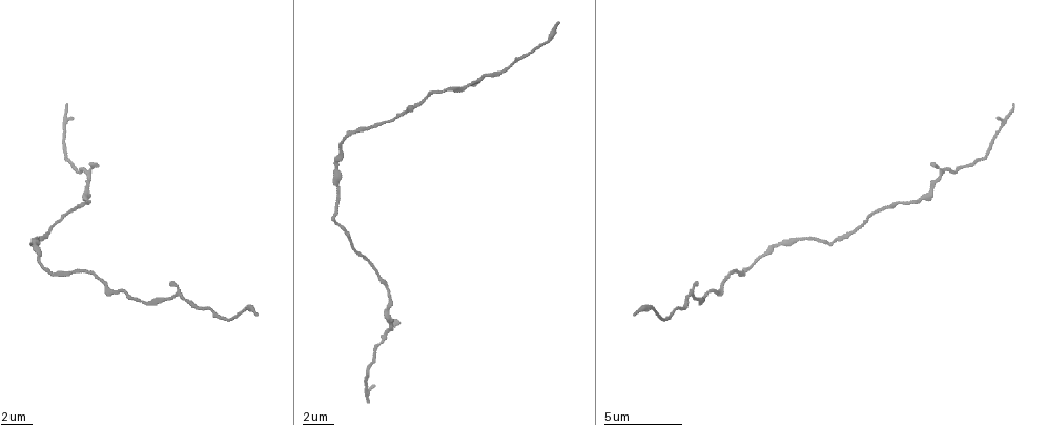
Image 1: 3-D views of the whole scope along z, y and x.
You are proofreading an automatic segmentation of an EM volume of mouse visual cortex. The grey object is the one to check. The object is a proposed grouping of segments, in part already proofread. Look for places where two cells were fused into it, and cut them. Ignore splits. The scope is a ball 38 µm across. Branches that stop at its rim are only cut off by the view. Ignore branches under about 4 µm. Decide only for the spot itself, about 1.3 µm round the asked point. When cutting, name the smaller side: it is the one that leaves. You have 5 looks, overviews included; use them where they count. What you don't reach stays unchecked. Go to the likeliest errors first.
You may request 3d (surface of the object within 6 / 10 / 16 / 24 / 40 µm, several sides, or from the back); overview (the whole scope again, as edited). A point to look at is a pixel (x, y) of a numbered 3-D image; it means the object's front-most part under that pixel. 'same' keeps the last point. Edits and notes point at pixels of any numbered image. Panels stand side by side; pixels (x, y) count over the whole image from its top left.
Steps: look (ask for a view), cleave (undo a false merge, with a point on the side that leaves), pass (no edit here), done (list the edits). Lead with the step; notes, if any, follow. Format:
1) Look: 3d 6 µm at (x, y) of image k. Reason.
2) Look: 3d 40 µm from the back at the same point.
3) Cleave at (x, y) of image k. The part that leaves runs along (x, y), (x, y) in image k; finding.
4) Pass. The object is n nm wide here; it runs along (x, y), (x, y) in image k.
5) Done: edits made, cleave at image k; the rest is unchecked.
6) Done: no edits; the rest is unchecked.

Look: 3d 16 µm at (939, 175) of image 1. Three-way junction.

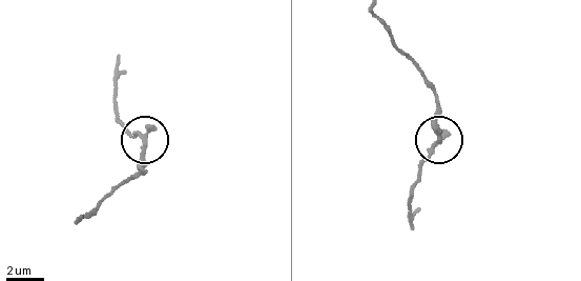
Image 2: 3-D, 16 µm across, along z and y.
Pass. It runs along (82, 218), (143, 171), (143, 143), (121, 125) in image 2; all the same cell.

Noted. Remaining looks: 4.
Look: 3d 10 µm at (171, 298) of image 1. Three-way junction.

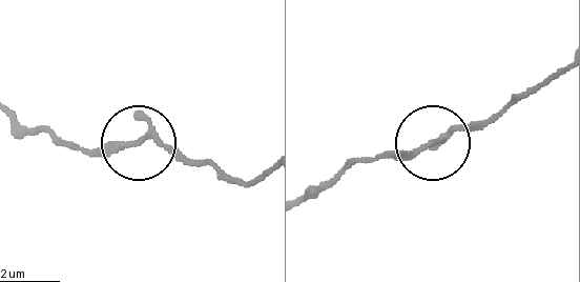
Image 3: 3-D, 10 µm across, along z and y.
Pass. 3 arms meet here; it runs along (8, 109), (69, 147), (144, 139), (218, 167) in image 3; one cell here.

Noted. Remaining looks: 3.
Look: 3d 10 µm at (98, 278) of image 1. Thick turns thin.

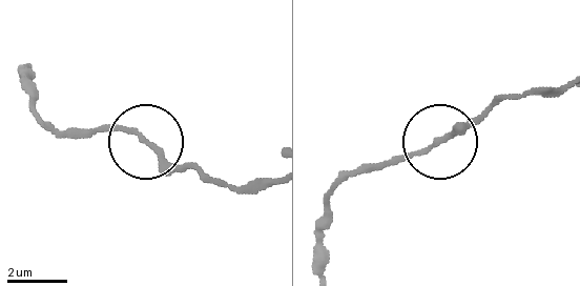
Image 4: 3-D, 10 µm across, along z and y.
Pass. The object is 150 nm wide here; it runs along (323, 239), (325, 204), (345, 181), (451, 139), (501, 101) in image 4; all the same cell.

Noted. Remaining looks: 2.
Done: no edits; the rest is unchecked.

